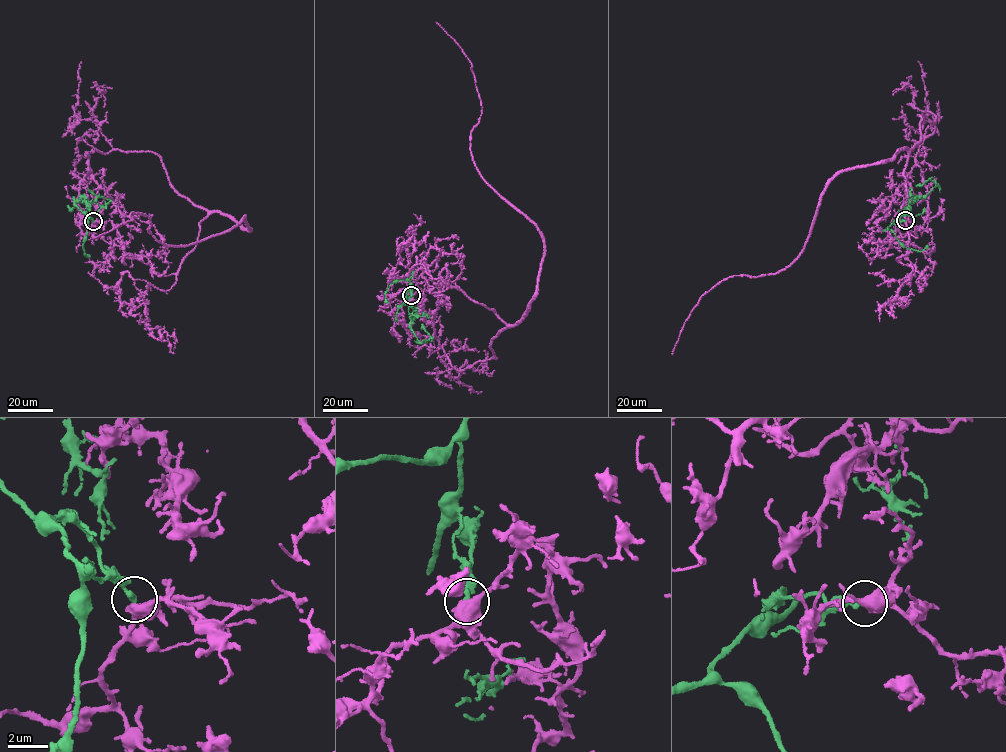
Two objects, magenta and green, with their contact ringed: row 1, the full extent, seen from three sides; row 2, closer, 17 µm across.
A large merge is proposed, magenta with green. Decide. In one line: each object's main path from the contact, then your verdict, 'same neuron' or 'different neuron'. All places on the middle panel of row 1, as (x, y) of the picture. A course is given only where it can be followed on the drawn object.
course magenta (411, 296), (394, 315), (464, 369), (519, 322), (544, 251), (477, 168), (472, 63), (436, 22); course green (411, 295), (409, 287), (405, 300), (411, 330), (420, 343), (431, 338), (421, 324); different neuron

